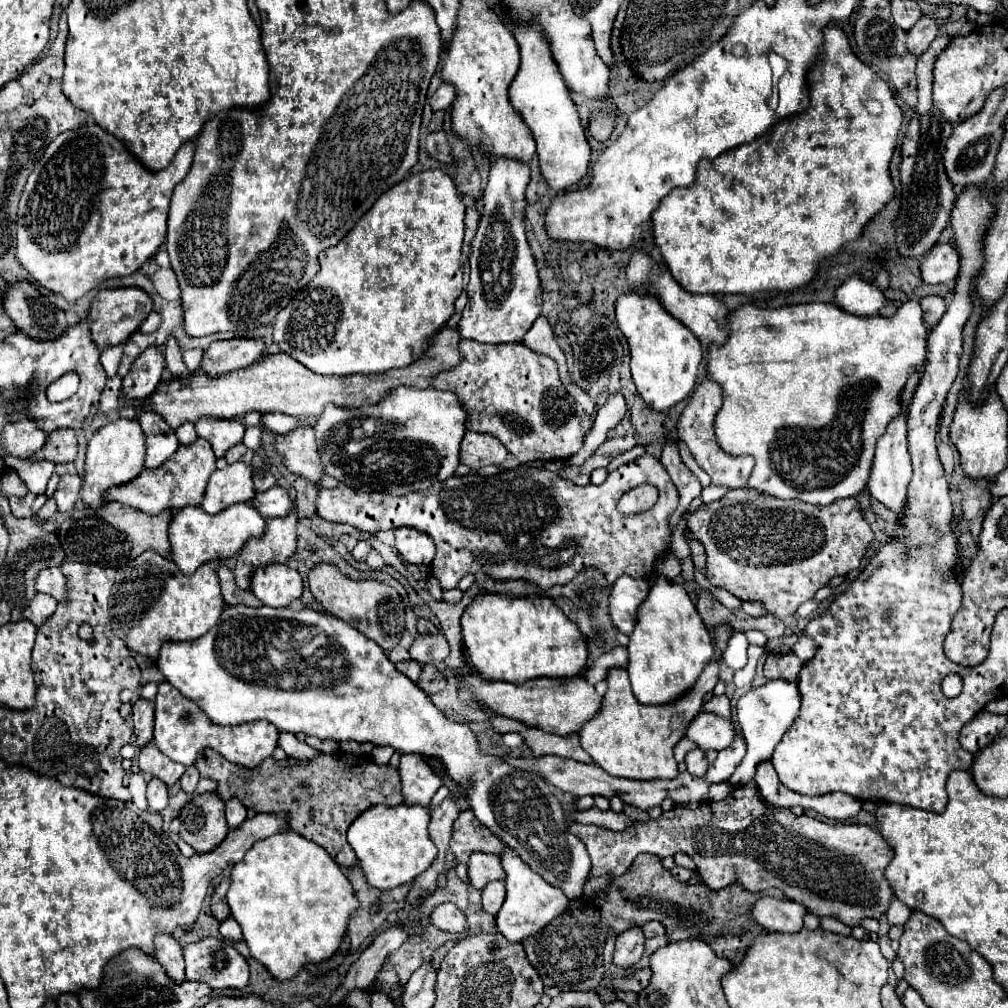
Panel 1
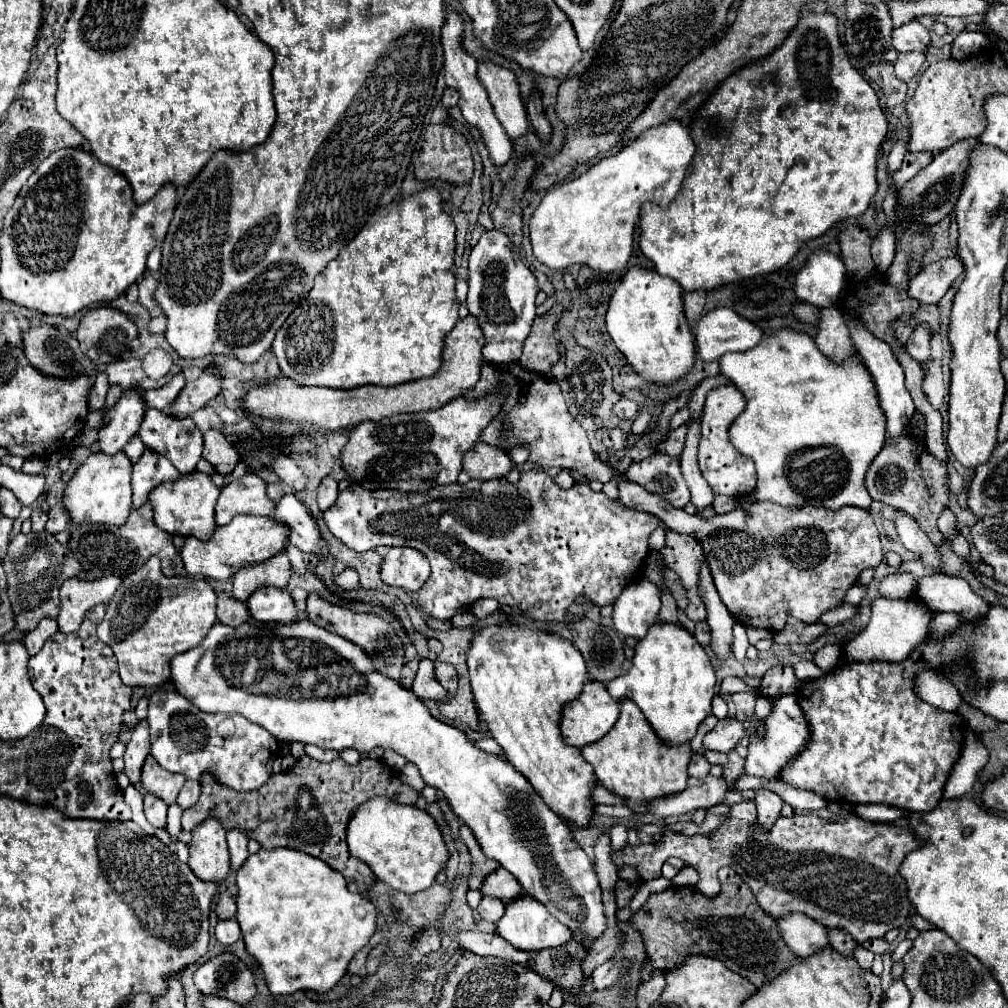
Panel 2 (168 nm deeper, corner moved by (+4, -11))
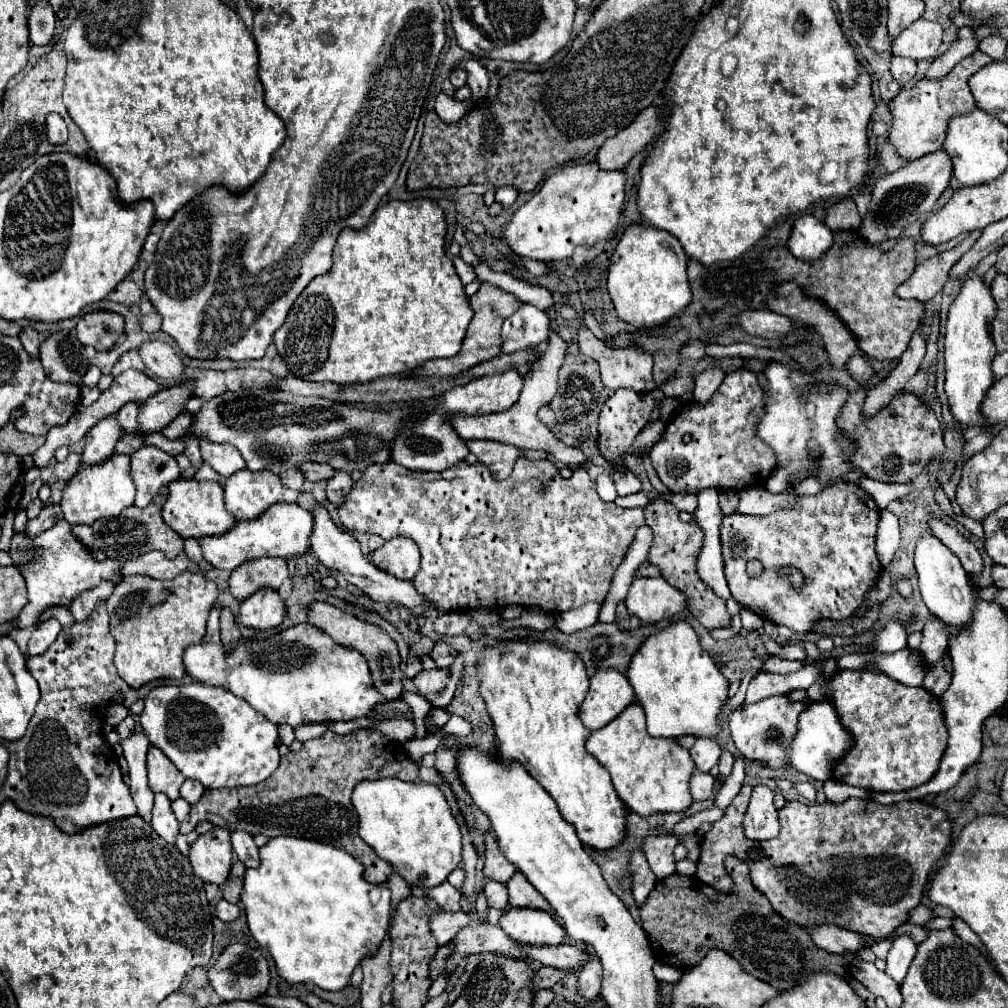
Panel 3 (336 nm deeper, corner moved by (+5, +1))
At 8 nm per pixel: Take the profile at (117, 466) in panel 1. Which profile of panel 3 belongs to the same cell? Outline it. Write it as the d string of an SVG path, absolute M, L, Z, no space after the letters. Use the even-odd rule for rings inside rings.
M114 455L112 459L92 465L92 469L80 469L64 487L62 495L62 511L64 519L70 525L92 525L96 519L104 517L118 517L122 509L134 505L134 493L136 487L132 485L132 479L128 475L130 457L128 455Z

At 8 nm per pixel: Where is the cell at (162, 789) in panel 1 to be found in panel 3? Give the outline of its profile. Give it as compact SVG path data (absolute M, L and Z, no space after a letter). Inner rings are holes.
M158 793L154 797L154 817L152 817L152 827L154 831L168 843L168 845L176 845L176 835L178 831L178 821L170 809L170 801L168 797L164 797L162 793Z

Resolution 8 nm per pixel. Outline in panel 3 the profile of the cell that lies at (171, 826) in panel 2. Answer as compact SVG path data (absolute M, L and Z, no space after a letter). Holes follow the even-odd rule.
M180 797L180 799L172 801L172 811L174 811L174 815L176 815L176 819L178 819L178 821L184 821L184 819L186 819L186 815L190 813L190 803L188 803L188 801L184 801L184 799Z

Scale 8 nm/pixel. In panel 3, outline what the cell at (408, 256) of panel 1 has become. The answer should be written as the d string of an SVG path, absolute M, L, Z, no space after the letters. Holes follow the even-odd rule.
M430 199L388 201L376 209L374 219L364 229L344 229L334 247L332 269L318 275L298 295L286 323L274 333L278 355L286 361L290 373L306 381L352 385L412 371L428 359L456 355L474 311L452 261L444 253L444 235L442 209Z

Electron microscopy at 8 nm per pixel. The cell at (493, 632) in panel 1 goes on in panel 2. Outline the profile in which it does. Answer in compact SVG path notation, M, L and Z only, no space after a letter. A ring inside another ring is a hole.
M519 623L491 625L479 629L471 639L471 647L467 651L467 667L477 709L485 717L487 729L491 731L493 739L503 747L507 761L529 779L529 783L545 799L551 811L559 813L573 825L587 825L595 807L591 801L591 789L597 779L591 765L583 759L581 749L565 745L559 731L561 707L567 701L577 699L583 683L587 681L585 661L577 647L555 633L531 631L529 627Z

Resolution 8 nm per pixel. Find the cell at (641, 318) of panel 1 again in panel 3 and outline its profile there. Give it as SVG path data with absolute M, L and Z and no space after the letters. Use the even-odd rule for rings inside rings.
M630 223L612 253L608 267L608 291L618 317L642 327L662 323L682 311L692 299L686 279L686 263L688 257L672 233L644 223Z

